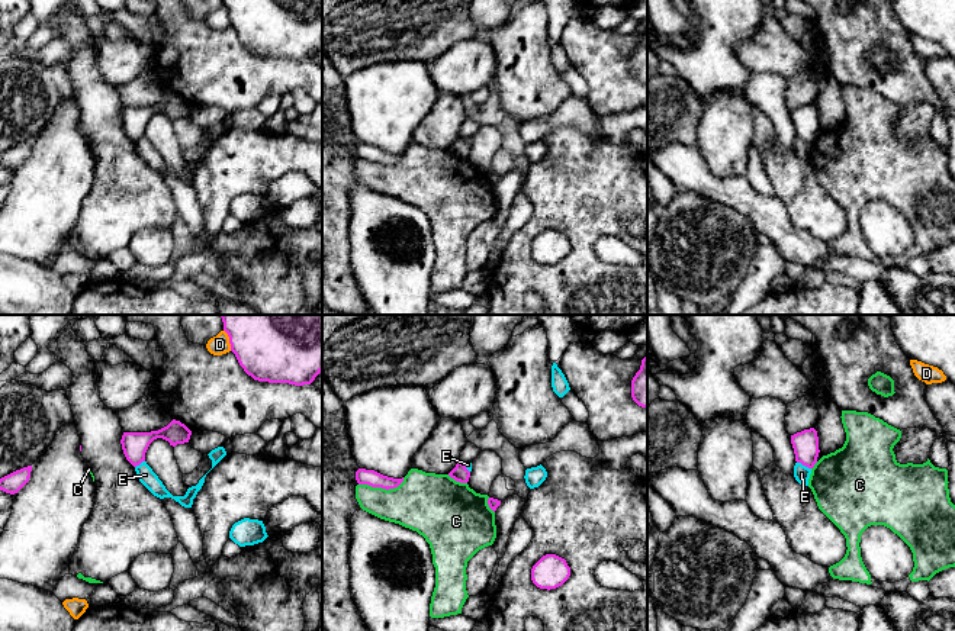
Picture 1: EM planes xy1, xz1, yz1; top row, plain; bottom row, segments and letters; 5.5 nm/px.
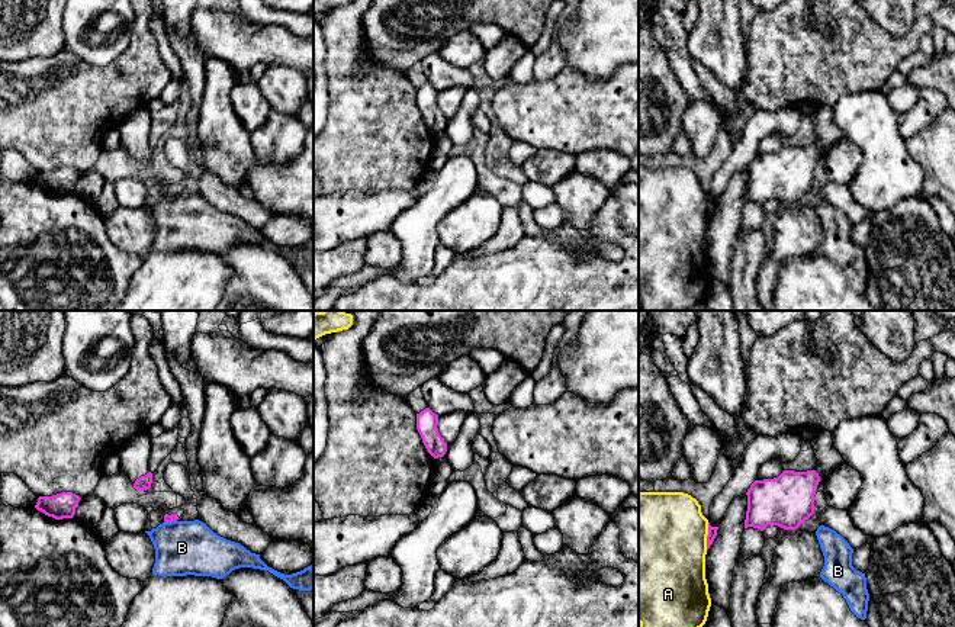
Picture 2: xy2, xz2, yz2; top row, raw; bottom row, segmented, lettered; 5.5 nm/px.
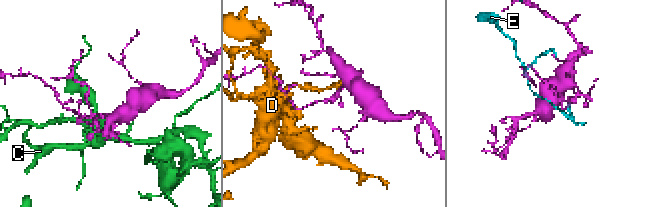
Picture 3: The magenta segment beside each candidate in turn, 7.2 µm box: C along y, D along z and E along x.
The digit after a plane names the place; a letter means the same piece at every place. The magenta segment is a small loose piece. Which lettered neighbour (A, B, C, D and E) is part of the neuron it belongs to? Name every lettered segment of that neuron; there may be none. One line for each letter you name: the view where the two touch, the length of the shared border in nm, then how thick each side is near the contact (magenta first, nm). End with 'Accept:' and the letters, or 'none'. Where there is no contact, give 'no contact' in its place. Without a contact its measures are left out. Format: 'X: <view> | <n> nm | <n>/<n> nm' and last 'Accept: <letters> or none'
Accept: none

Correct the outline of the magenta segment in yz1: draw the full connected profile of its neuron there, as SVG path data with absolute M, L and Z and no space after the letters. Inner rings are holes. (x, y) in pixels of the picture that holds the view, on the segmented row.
M814 428L791 435L795 461L813 469L819 457L819 437Z

